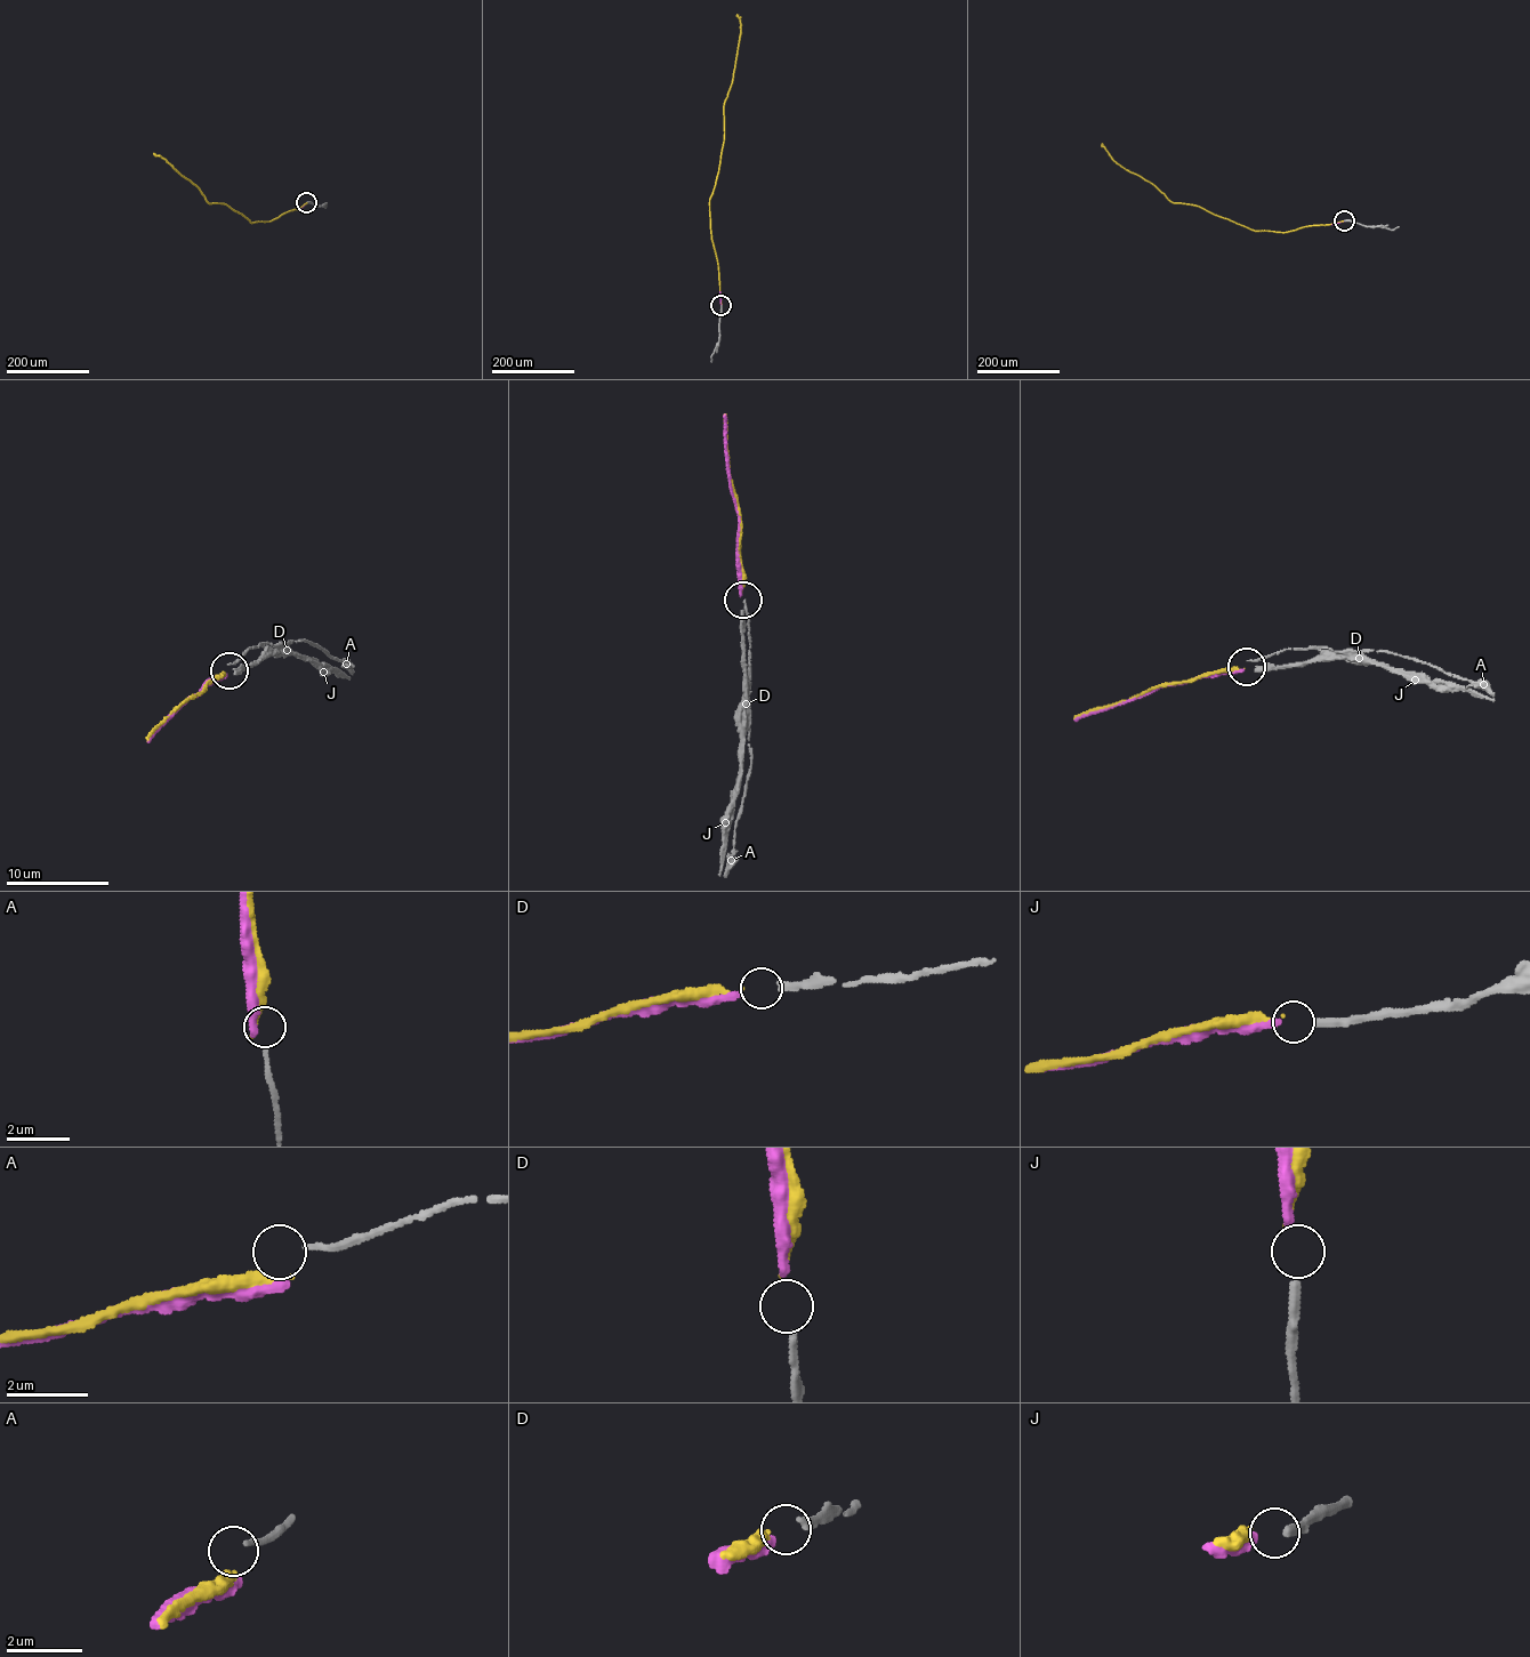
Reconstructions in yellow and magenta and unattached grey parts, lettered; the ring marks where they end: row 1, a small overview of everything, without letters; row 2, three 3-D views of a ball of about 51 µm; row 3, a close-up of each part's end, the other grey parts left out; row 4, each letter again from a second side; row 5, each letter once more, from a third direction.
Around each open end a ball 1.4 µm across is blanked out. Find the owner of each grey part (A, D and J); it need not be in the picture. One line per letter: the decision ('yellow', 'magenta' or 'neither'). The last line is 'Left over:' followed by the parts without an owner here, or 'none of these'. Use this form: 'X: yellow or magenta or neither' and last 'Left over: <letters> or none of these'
A: neither
D: yellow
J: magenta
Left over: A

